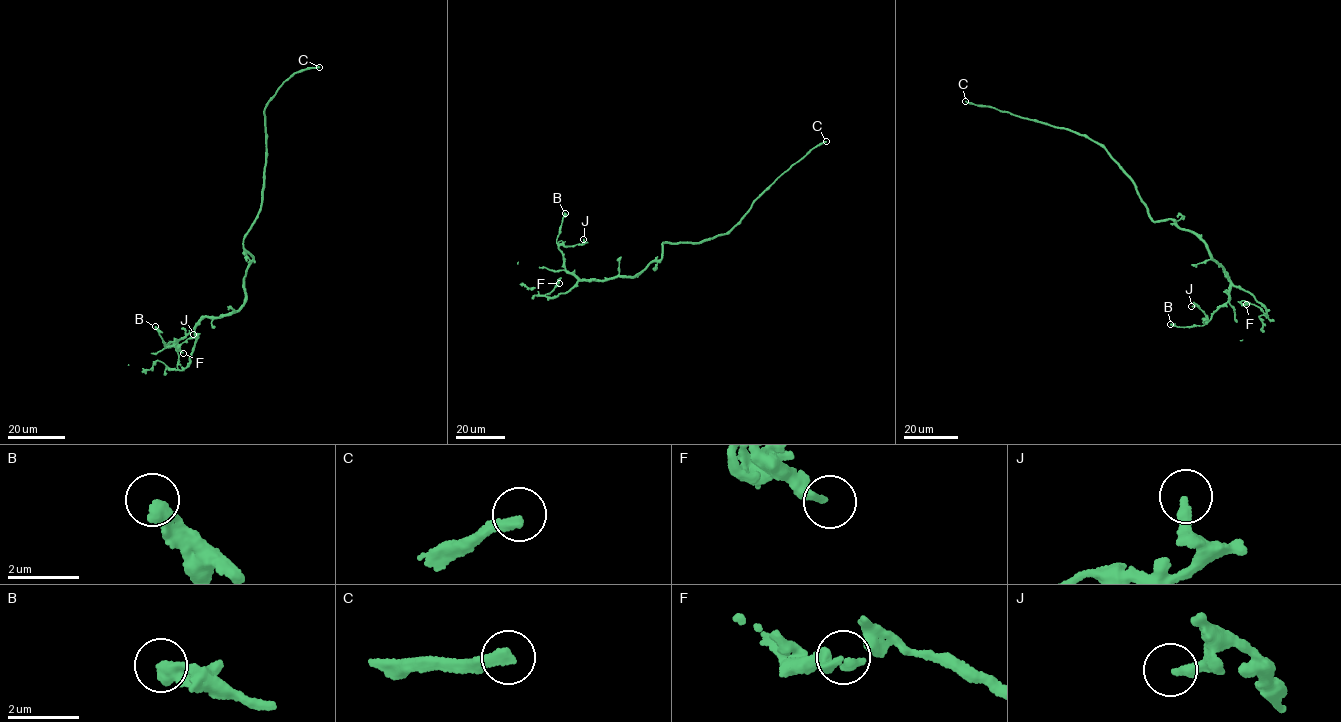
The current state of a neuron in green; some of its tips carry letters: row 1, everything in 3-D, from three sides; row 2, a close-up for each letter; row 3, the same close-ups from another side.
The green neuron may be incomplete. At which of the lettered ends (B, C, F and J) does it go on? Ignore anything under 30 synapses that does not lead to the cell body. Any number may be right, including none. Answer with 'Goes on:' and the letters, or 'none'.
Goes on: none

